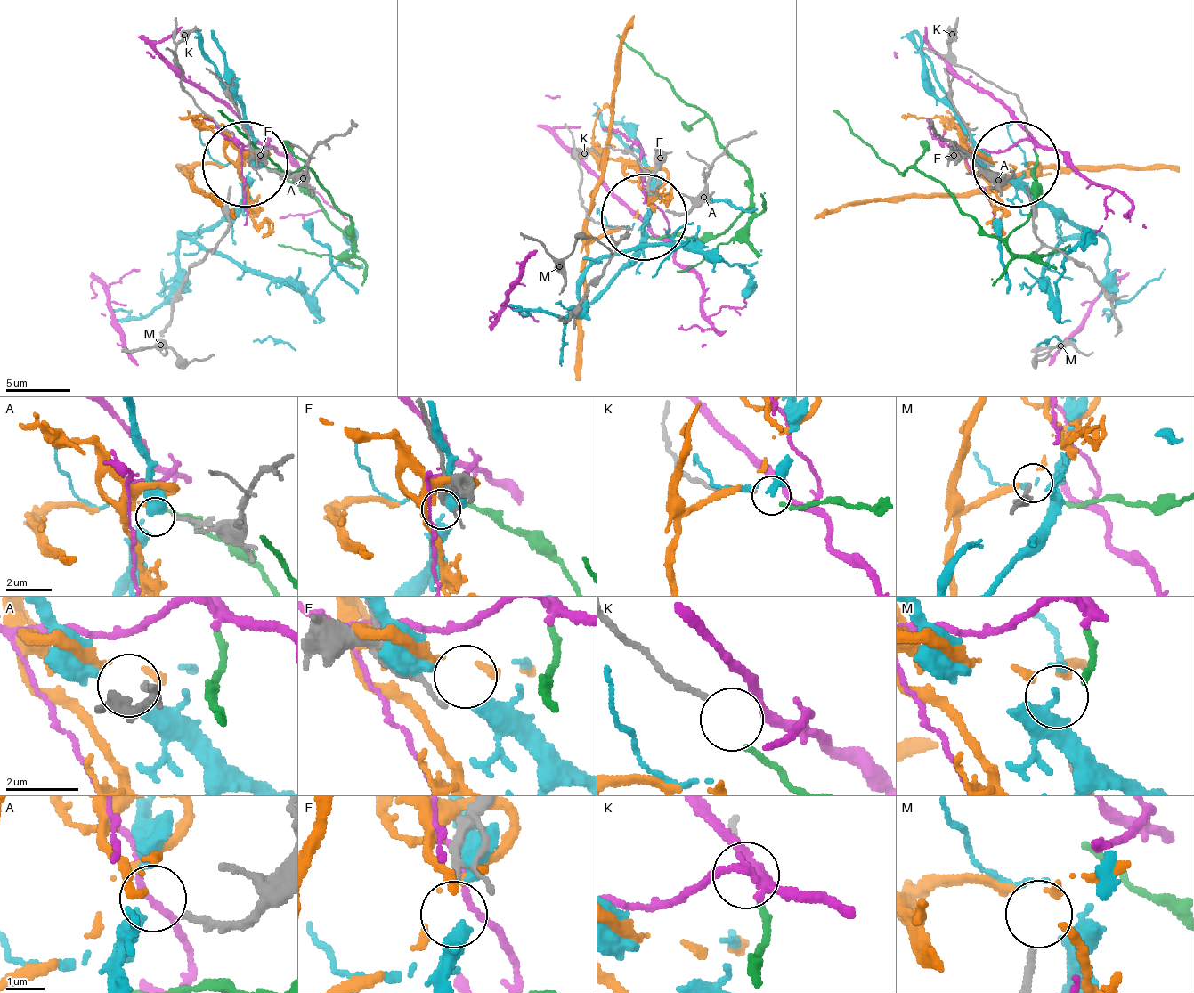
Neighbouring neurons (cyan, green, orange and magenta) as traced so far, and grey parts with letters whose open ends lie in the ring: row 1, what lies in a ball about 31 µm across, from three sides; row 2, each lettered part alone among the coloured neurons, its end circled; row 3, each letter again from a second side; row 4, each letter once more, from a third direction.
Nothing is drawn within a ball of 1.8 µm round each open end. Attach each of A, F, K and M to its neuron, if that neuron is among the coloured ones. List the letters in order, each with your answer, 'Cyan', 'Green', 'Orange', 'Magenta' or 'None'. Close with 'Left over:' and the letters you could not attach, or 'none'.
A: Cyan
F: None
K: Green
M: None
Left over: F, M

